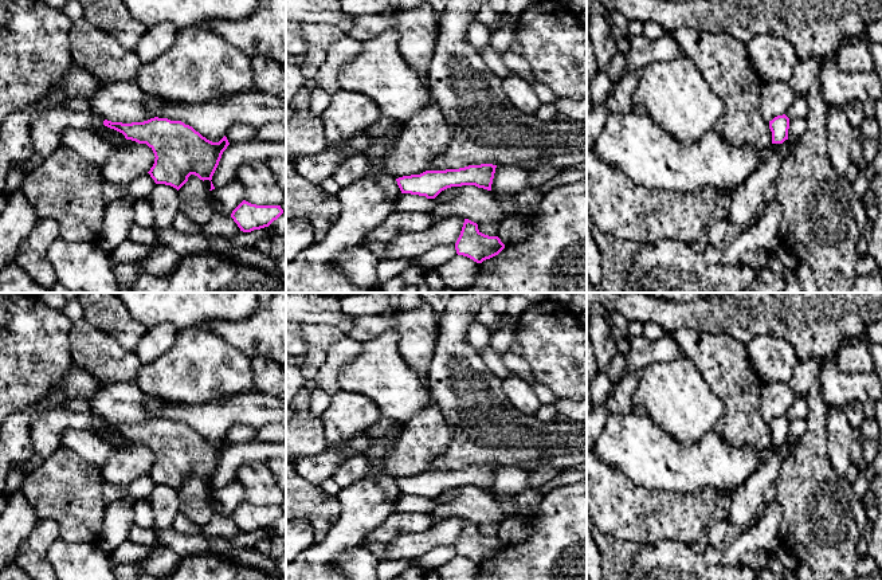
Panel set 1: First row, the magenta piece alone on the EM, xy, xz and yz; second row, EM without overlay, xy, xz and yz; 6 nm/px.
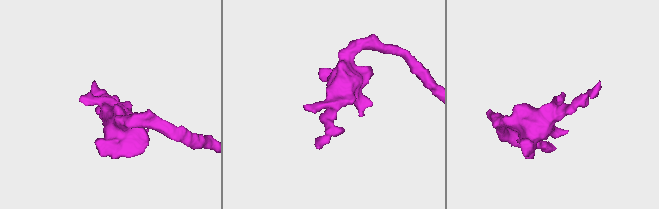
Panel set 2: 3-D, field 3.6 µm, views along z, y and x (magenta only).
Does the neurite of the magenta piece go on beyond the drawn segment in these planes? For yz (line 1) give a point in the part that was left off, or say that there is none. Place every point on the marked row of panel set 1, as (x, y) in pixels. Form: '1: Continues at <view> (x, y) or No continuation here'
1: No continuation here

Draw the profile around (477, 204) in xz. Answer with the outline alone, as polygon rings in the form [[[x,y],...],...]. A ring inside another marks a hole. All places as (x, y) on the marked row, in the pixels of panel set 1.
[[[462,185],[450,200],[436,203],[428,213],[434,220],[456,216],[477,224],[501,223],[510,215],[524,218],[537,215],[541,199],[542,193],[537,188],[528,187],[517,195],[516,208],[506,213],[493,191],[475,185]]]

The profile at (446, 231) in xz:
[[[451,216],[447,219],[435,220],[432,226],[426,231],[408,232],[408,234],[396,236],[393,240],[387,243],[387,250],[383,259],[419,259],[430,250],[438,246],[455,246],[460,235],[463,223],[464,223],[464,219]]]

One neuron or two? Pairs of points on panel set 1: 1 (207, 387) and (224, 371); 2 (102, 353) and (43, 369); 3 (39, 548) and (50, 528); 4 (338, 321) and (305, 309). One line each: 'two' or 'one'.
1: one
2: two
3: one
4: one

